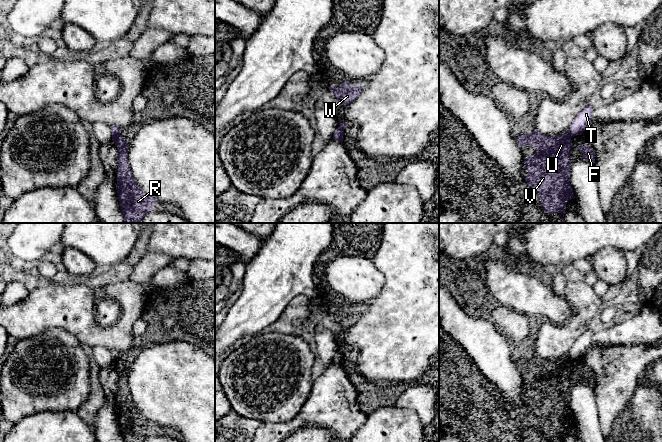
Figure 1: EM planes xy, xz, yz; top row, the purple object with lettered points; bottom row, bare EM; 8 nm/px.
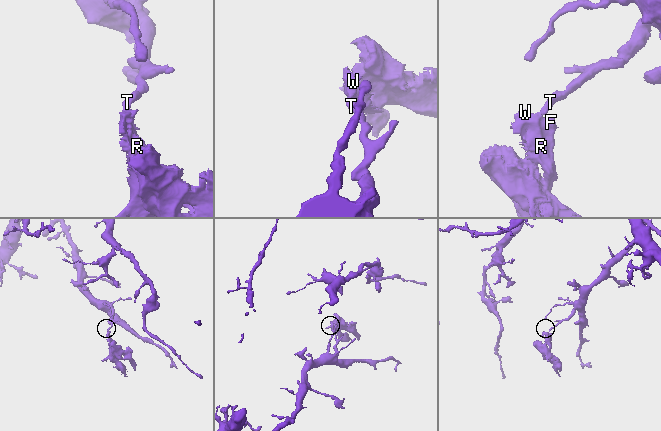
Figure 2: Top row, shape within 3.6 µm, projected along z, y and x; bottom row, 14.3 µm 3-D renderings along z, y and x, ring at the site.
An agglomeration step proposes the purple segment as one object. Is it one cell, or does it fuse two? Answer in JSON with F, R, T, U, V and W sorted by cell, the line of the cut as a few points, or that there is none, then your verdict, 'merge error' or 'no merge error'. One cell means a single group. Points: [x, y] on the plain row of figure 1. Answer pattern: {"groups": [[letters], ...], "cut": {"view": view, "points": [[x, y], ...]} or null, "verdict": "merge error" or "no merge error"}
{"groups": [["F", "R", "U", "V", "W"], ["T"]], "cut": {"view": "xy", "points": [[119, 358], [114, 362]]}, "verdict": "merge error"}

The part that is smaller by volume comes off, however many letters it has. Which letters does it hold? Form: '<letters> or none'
F, R, U, V, W

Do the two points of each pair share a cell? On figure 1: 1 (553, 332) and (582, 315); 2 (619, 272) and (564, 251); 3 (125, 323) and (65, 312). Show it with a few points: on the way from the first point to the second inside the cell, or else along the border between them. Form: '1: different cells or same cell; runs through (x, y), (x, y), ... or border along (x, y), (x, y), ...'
1: same cell; runs through (560, 332), (565, 332), (575, 322)
2: different cells; border along (610, 246), (599, 249), (590, 259)
3: same cell; runs through (110, 332), (92, 332), (80, 320)

